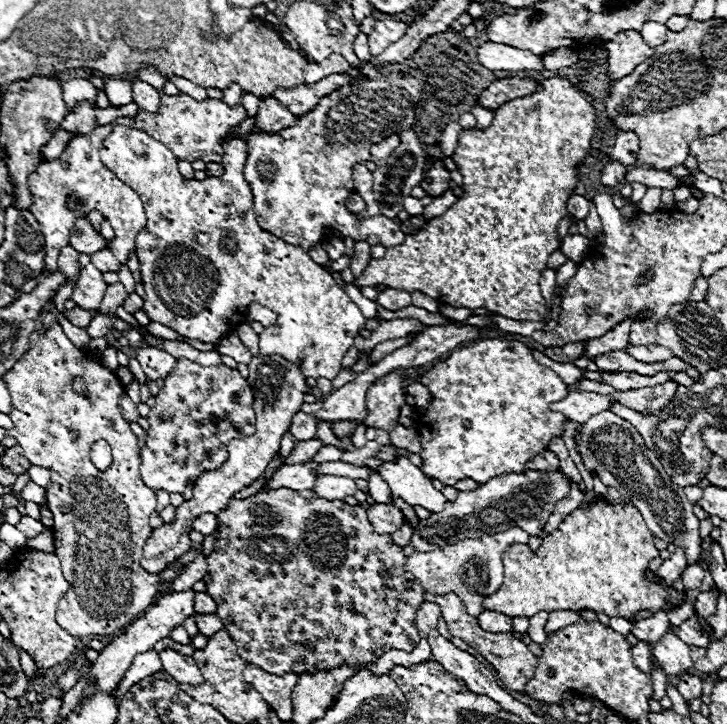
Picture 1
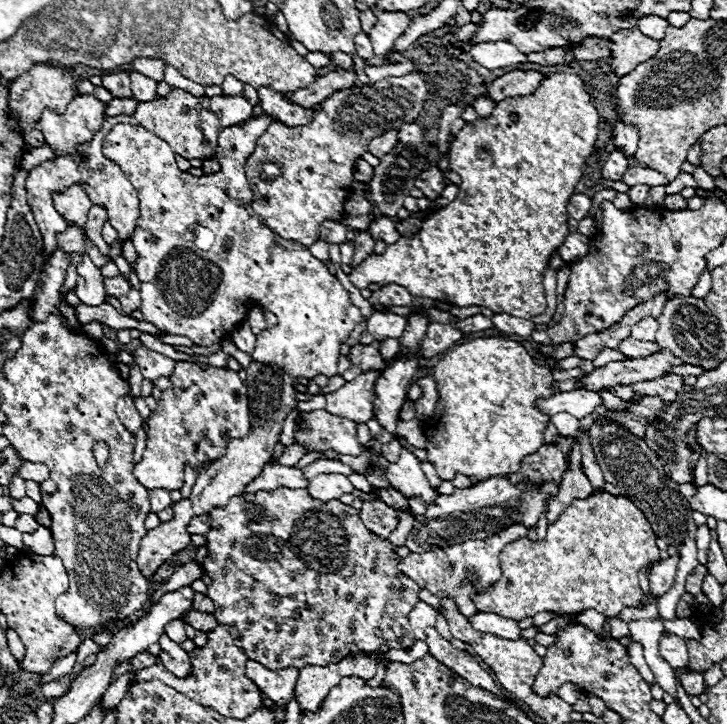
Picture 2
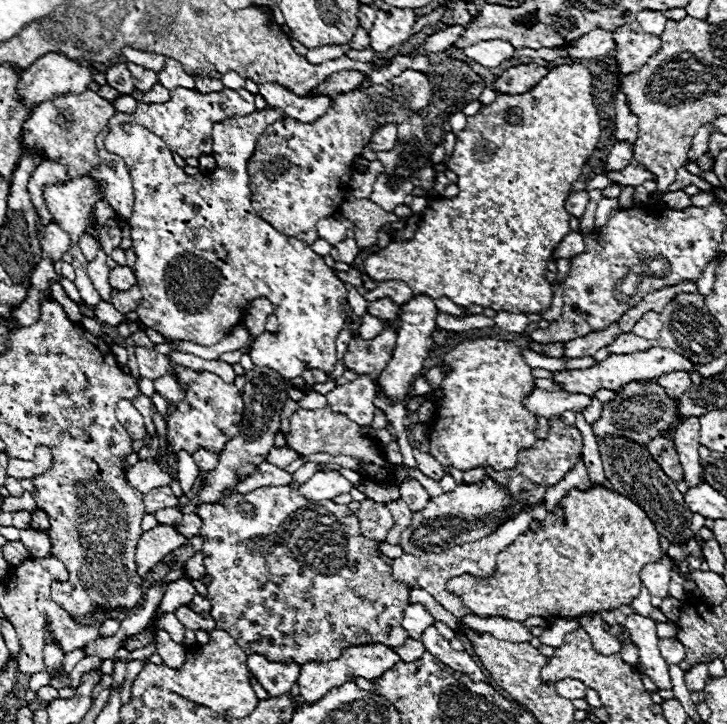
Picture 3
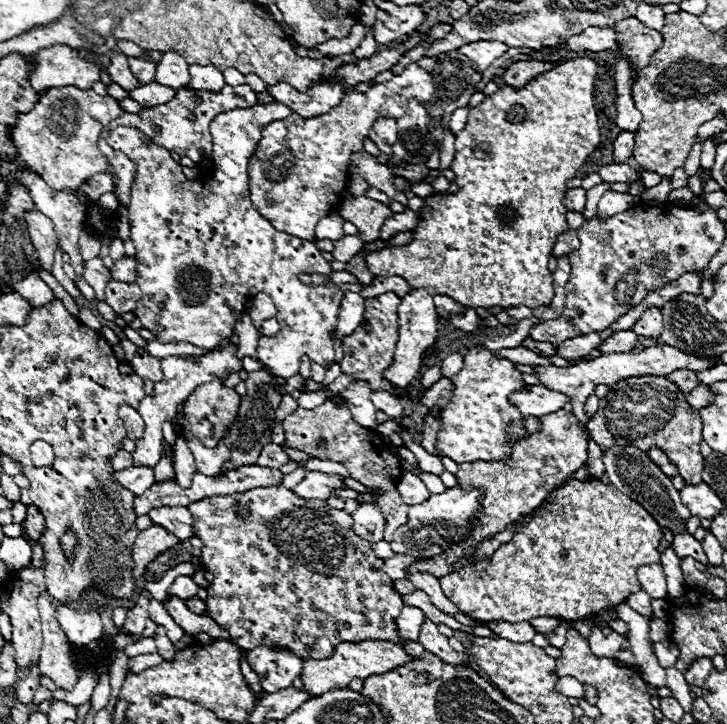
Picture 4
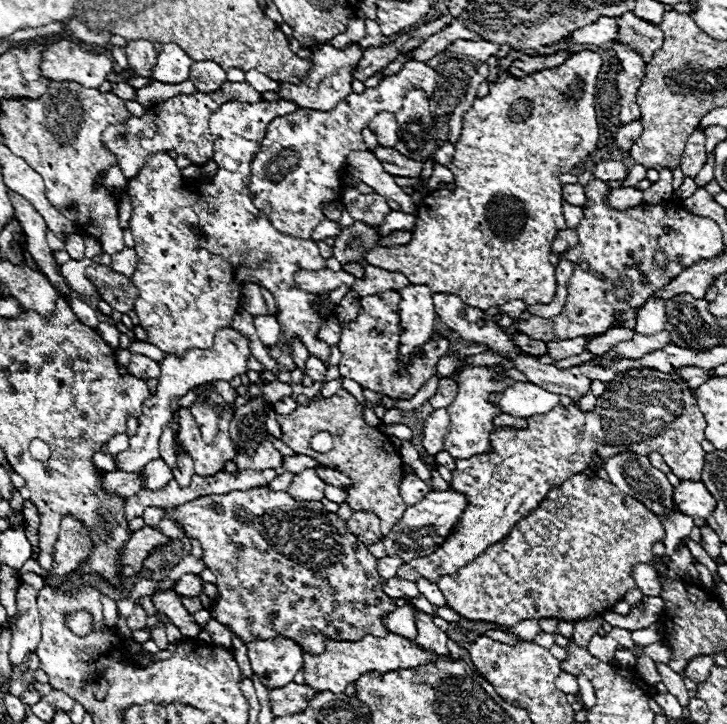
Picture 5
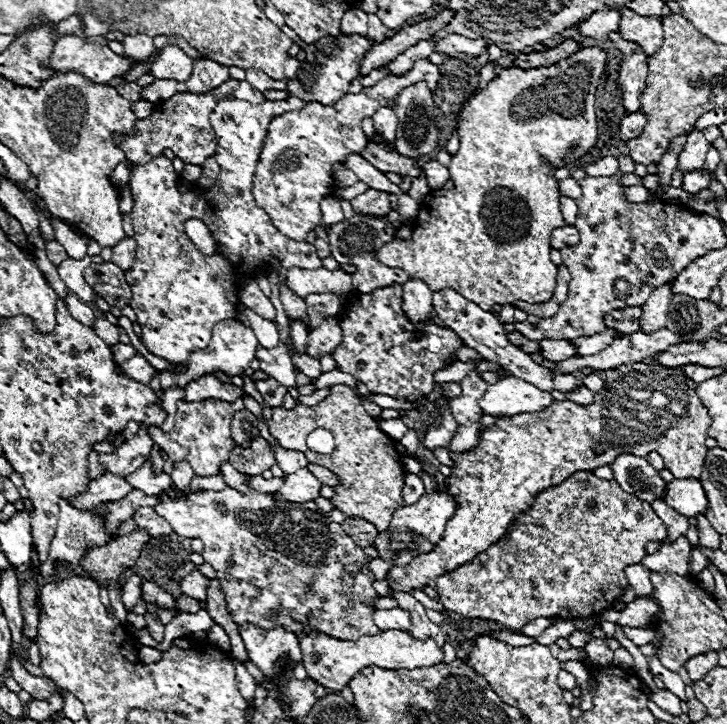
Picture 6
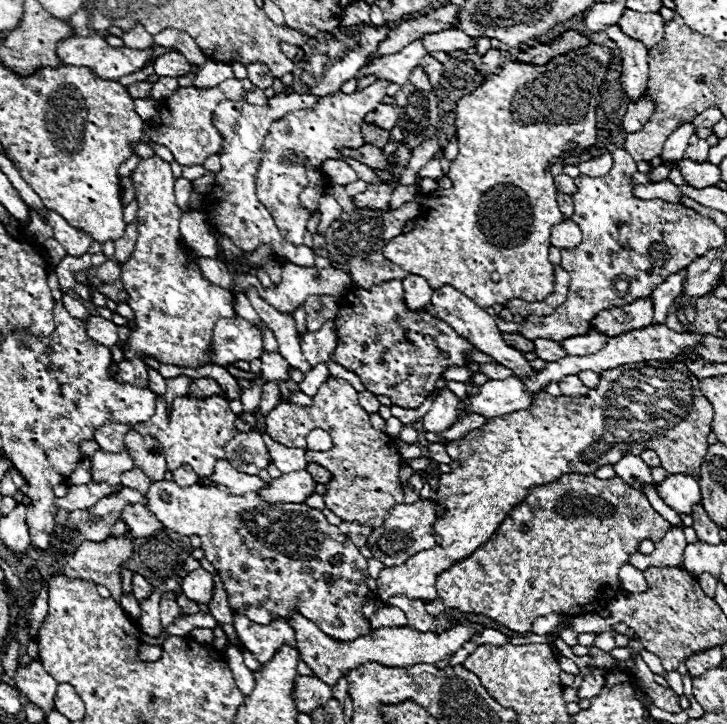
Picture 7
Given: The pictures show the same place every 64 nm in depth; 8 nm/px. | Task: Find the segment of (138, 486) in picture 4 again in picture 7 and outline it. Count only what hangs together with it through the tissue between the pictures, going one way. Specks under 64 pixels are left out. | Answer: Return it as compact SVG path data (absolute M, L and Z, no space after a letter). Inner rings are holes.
M80 484L80 486L70 486L68 494L64 498L56 498L56 510L86 510L92 508L102 496L108 496L116 490L122 490L122 486L118 488L110 488L106 484Z

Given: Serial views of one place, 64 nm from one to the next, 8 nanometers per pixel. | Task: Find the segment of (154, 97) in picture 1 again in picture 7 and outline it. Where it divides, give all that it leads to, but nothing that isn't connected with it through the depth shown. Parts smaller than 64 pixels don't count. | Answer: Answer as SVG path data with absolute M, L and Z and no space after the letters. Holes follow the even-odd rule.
M136 24L130 32L124 32L122 36L124 40L124 46L128 48L148 48L152 44L152 36L146 32L146 28L142 24Z

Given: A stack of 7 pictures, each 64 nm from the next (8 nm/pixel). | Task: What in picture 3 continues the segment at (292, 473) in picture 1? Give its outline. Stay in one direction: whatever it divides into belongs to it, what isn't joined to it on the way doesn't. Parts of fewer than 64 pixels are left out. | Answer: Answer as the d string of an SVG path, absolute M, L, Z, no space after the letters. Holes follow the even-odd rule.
M262 462L262 464L258 464L258 468L256 468L246 480L240 480L240 482L234 486L234 492L246 494L246 492L252 492L254 488L262 488L262 486L290 484L290 480L292 480L292 476L290 476L286 470L280 470L280 468L276 468L274 464Z

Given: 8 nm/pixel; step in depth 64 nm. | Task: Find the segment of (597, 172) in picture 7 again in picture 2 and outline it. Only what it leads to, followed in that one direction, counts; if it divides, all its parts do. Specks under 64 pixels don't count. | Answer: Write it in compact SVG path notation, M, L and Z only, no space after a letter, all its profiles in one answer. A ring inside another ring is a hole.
M630 166L626 170L626 174L622 176L622 182L628 184L630 188L636 184L648 184L648 186L658 186L658 184L666 184L666 178L660 172L654 172L650 168L644 166Z

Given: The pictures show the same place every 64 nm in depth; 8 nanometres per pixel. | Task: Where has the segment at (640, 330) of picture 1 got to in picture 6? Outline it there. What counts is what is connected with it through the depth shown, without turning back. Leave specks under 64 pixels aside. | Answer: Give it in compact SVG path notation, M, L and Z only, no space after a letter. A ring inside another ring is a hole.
M670 280L668 284L662 284L646 300L644 314L642 314L642 322L640 322L640 330L642 332L652 332L652 330L658 330L658 328L662 328L666 324L668 306L670 306L670 300L674 296L672 284L674 284L674 280Z

